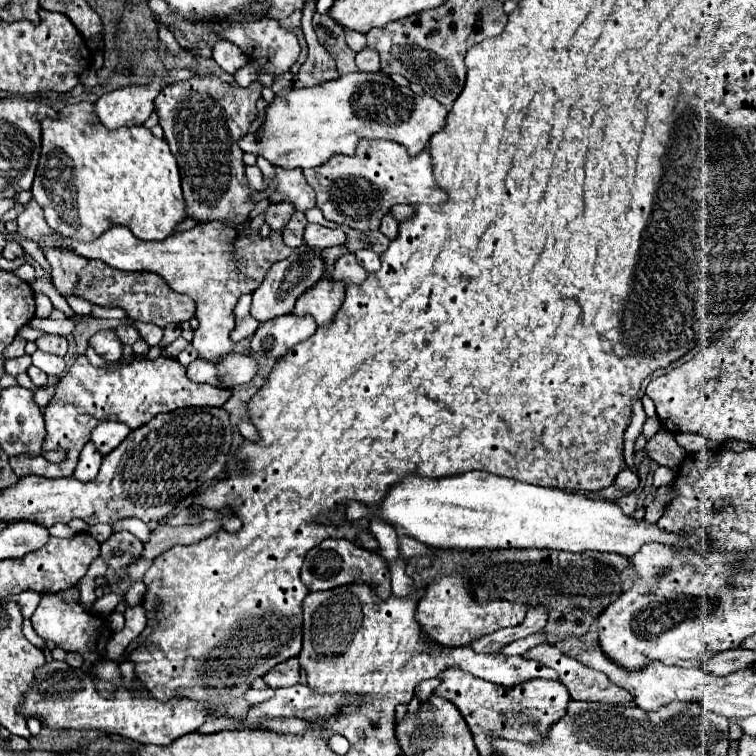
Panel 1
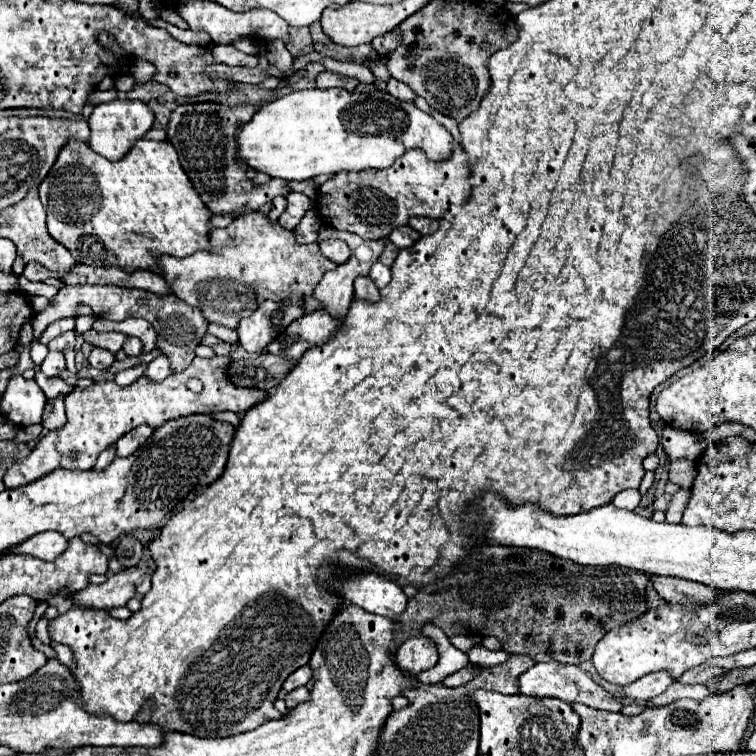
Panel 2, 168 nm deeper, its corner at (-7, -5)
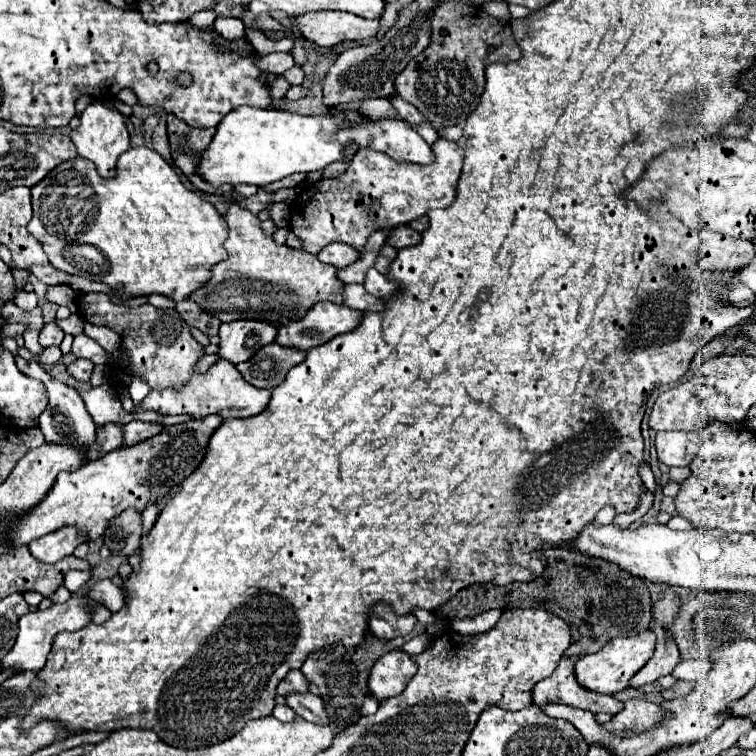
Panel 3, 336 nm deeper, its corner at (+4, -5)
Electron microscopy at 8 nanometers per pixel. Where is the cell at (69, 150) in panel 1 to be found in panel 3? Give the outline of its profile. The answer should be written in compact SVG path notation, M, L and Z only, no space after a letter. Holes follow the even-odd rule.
M131 146L121 154L117 176L111 180L101 178L91 160L75 158L53 168L41 184L31 188L31 194L33 218L27 230L41 242L49 262L67 274L103 282L127 298L161 294L175 302L187 300L195 290L205 286L211 278L211 268L227 258L223 248L223 240L227 238L225 218L211 202L187 190L173 166L147 146Z

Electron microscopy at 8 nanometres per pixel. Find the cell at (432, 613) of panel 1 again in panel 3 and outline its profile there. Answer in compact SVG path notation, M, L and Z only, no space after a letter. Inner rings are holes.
M401 650L387 652L371 668L369 692L377 700L397 696L403 692L401 688L407 686L407 680L413 678L415 672L417 672L417 666L413 664L409 654L405 654Z

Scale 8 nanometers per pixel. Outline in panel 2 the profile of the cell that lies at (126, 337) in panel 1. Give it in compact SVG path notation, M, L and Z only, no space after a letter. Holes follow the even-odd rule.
M88 330L88 332L84 332L84 340L86 340L88 344L92 344L92 346L100 346L100 348L106 348L106 350L110 350L110 352L116 354L118 350L122 350L122 346L124 346L124 342L128 340L128 336L122 334L122 332L98 334L98 332L94 332L94 330Z

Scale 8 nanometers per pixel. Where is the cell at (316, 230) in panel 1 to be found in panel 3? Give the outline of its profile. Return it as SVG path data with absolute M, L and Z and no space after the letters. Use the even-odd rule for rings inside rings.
M337 242L325 246L325 248L317 254L319 262L331 264L331 266L335 266L335 268L339 268L339 270L341 270L341 268L347 268L349 264L353 264L355 260L359 260L359 256L361 256L359 250L349 248L347 244L337 244Z

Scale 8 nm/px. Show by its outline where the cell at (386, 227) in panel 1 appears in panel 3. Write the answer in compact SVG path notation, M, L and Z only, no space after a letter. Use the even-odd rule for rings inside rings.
M399 226L389 236L389 244L397 250L407 248L407 246L415 246L415 244L419 244L419 240L421 240L421 234L415 232L411 226Z

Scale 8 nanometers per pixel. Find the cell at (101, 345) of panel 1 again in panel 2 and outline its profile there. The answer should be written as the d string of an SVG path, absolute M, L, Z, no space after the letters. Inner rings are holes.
M92 348L88 362L90 362L90 366L94 366L94 368L106 370L106 368L110 368L110 366L116 362L116 356L114 356L112 352L104 350L104 348Z

